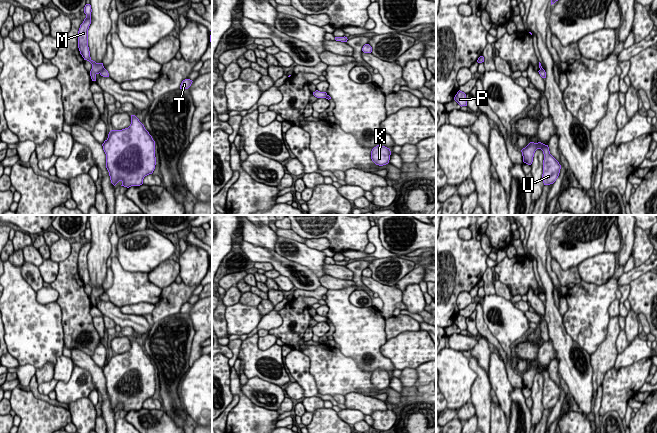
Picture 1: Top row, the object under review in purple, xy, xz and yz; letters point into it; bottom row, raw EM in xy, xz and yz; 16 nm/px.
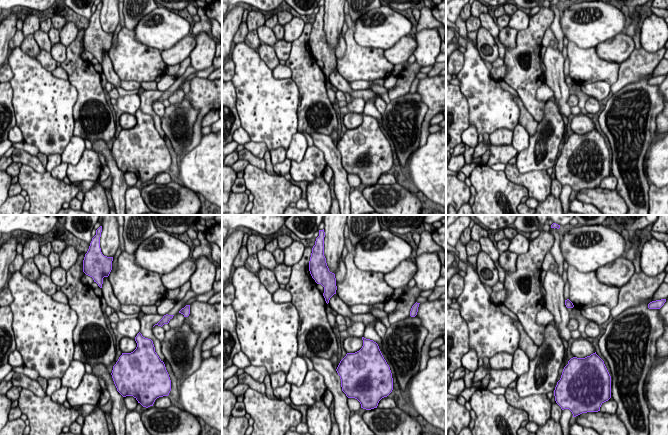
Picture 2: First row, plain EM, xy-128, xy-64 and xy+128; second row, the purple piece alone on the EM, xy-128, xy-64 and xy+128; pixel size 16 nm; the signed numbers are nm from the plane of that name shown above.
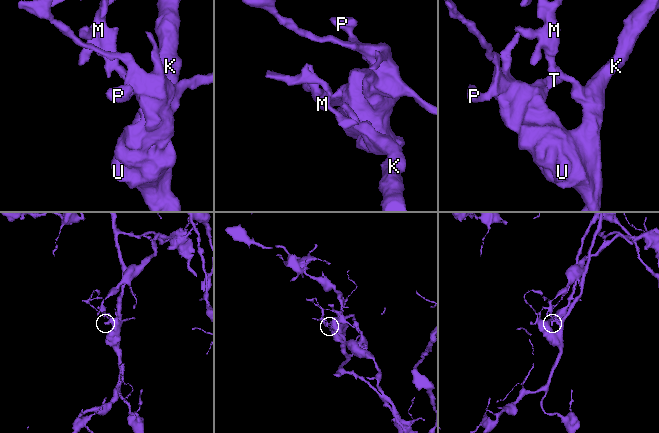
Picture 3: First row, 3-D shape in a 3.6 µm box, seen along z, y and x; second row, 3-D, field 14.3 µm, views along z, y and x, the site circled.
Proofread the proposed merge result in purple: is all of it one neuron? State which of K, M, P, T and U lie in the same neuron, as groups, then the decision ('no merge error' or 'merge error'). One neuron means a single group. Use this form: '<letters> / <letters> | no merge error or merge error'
K P T U / M | merge error

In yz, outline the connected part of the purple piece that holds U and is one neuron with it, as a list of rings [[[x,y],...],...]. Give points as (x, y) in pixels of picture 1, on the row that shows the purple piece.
[[[530,142],[525,148],[521,150],[523,162],[531,165],[533,162],[534,153],[537,149],[541,149],[544,154],[542,174],[543,183],[544,185],[553,184],[559,176],[561,165],[550,154],[548,145],[545,145],[541,142]]]

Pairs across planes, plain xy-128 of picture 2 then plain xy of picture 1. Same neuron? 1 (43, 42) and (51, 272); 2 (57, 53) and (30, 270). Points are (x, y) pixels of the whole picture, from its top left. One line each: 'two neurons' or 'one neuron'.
1: one neuron
2: one neuron

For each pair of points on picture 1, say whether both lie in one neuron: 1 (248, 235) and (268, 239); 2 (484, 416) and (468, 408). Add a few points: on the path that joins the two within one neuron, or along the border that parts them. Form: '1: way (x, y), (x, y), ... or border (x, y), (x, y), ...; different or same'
1: way (253, 235), (263, 236); same
2: border (470, 400), (474, 406), (475, 413); different

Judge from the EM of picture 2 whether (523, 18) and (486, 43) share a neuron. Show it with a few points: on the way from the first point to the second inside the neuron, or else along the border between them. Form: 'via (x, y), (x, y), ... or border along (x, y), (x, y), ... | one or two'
via (513, 20), (503, 29), (497, 29), (493, 33) | one

